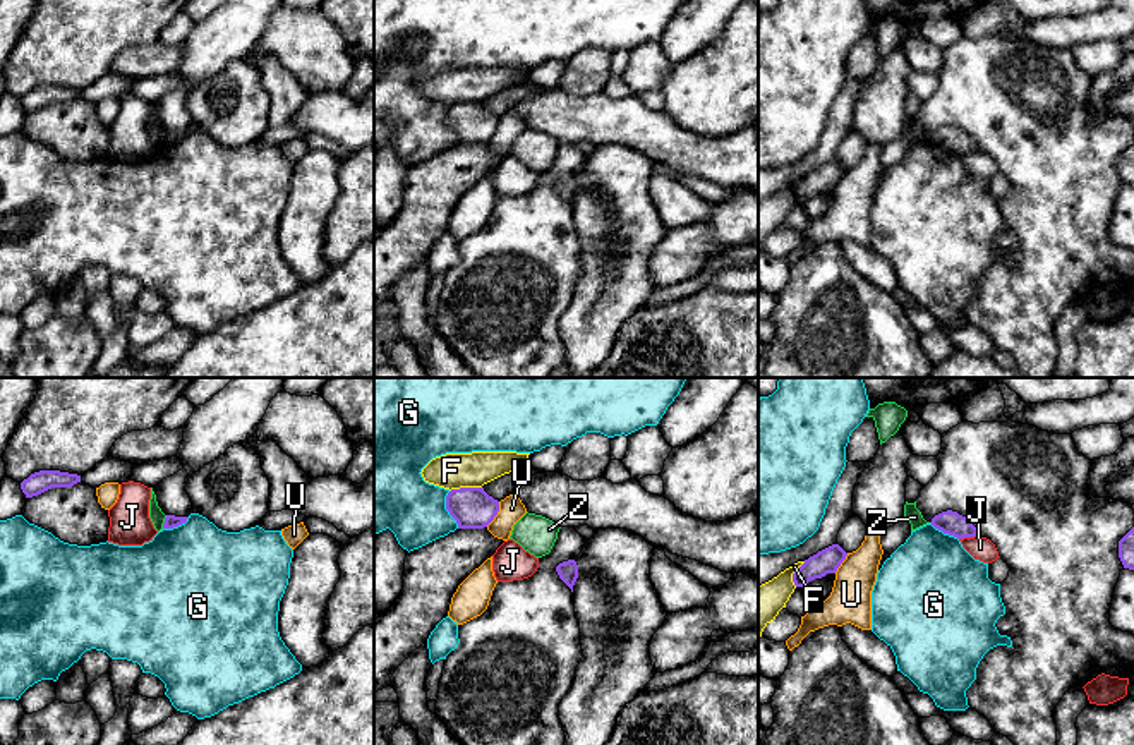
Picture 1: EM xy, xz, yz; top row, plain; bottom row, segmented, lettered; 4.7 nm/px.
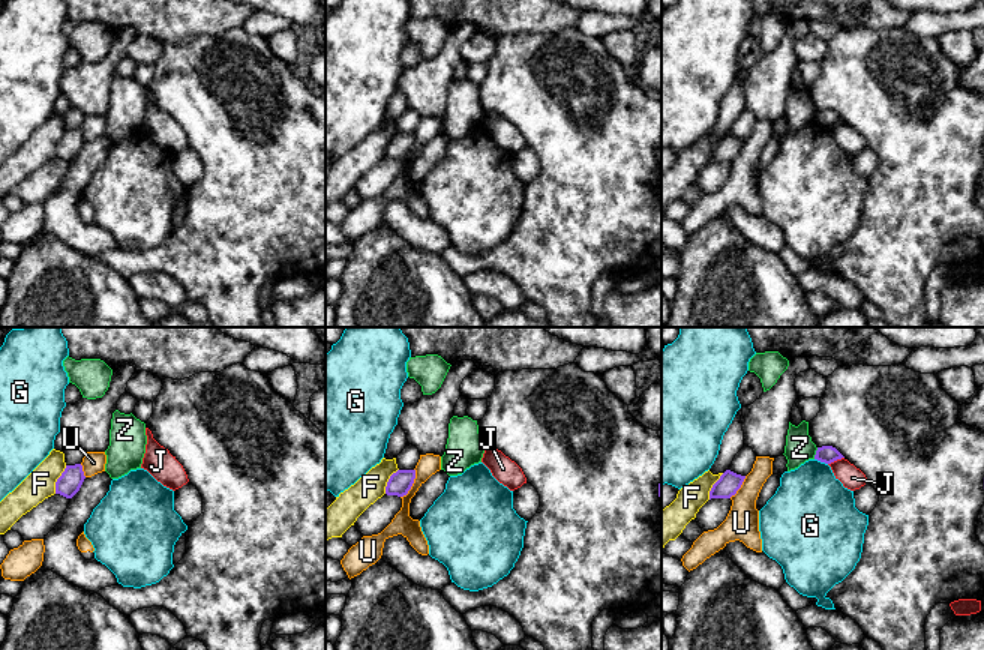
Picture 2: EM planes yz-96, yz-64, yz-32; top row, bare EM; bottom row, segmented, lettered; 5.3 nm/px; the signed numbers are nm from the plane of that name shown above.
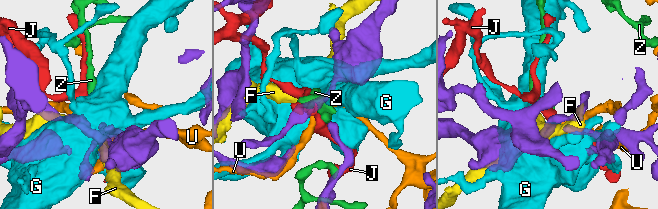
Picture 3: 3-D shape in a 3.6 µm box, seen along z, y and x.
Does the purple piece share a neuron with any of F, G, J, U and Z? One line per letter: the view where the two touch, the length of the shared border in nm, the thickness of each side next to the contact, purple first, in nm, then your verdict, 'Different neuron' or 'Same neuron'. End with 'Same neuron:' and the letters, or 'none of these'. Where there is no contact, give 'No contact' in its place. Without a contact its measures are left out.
F: Touches purple in xz. Shared border 150 nm. Thickness 190 nm (purple) against 170 nm. Different neuron
G: Touches purple in xz. Shared border 180 nm. Thickness 190 nm (purple) against 320 nm. Different neuron
J: Touches purple in yz. Shared border 110 nm. Thickness 110 nm (purple) against 110 nm. Different neuron
U: Touches purple in xz. Shared border 140 nm. Thickness 190 nm (purple) against 120 nm. Different neuron
Z: Touches purple in xy. Shared border 70 nm. Thickness 60 nm (purple) against 70 nm. Different neuron
Same neuron: none of these

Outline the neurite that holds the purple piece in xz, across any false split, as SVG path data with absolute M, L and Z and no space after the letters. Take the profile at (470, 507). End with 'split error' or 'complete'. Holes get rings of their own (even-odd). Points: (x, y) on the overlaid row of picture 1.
M460 488L448 493L446 510L456 520L458 529L484 529L498 515L499 501L484 488Z; complete

